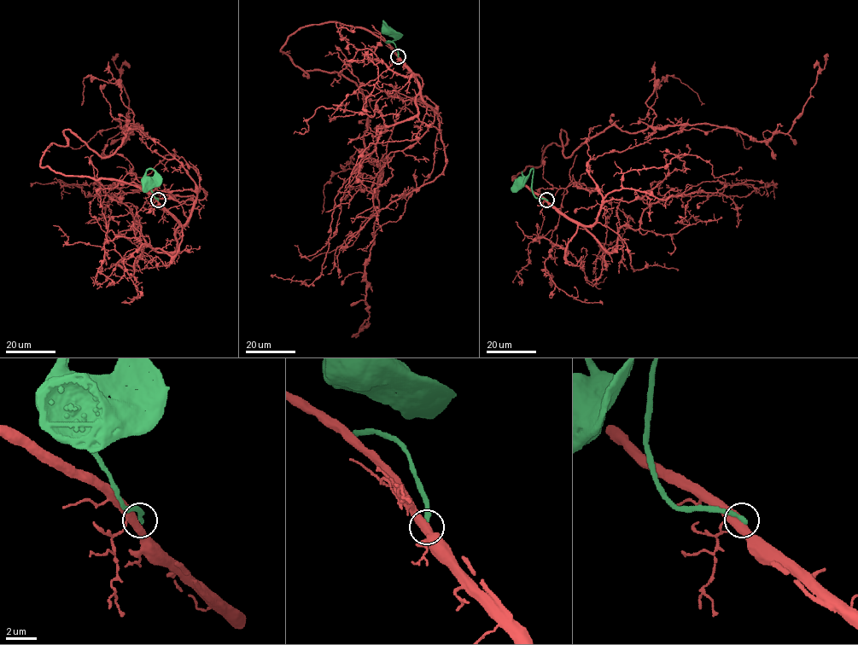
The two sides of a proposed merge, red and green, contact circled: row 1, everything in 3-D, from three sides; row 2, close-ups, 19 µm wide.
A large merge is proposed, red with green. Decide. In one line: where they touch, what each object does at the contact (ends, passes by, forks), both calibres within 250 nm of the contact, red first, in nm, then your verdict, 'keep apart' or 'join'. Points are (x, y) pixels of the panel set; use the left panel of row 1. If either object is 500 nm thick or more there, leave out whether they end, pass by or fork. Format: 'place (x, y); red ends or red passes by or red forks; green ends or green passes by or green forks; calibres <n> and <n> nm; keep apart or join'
place (158, 200); calibres 500 and 320 nm; join

